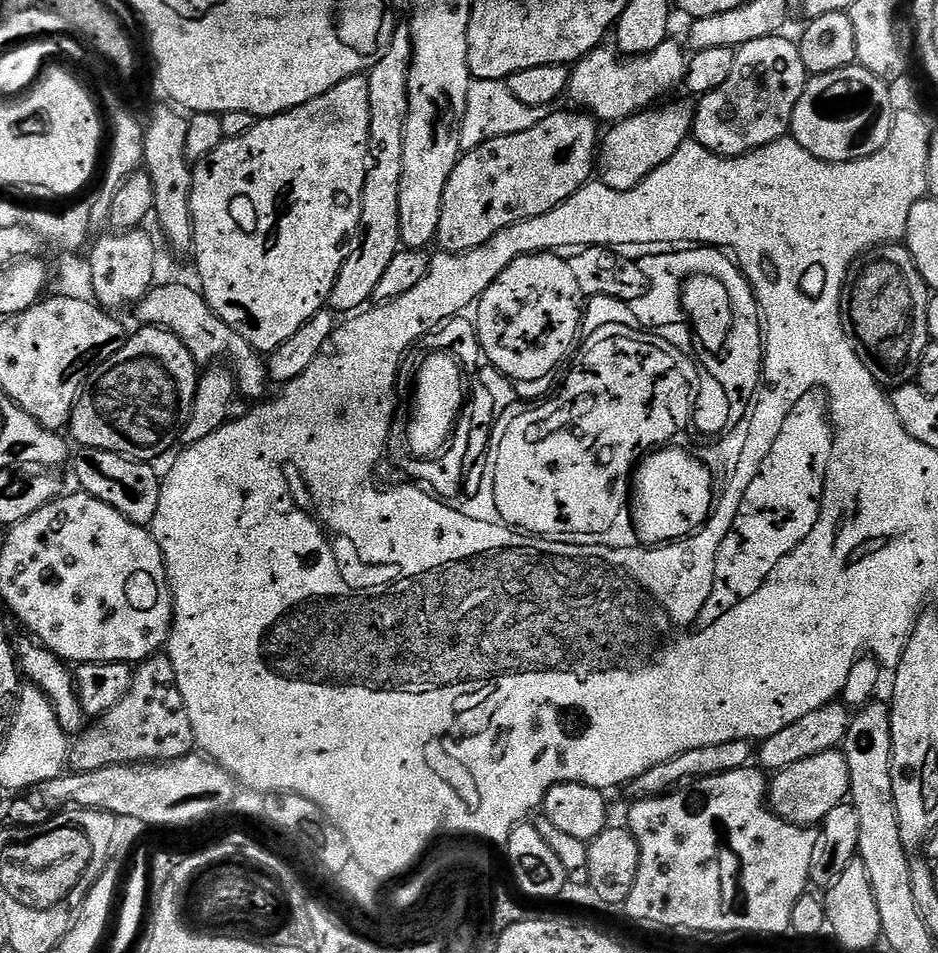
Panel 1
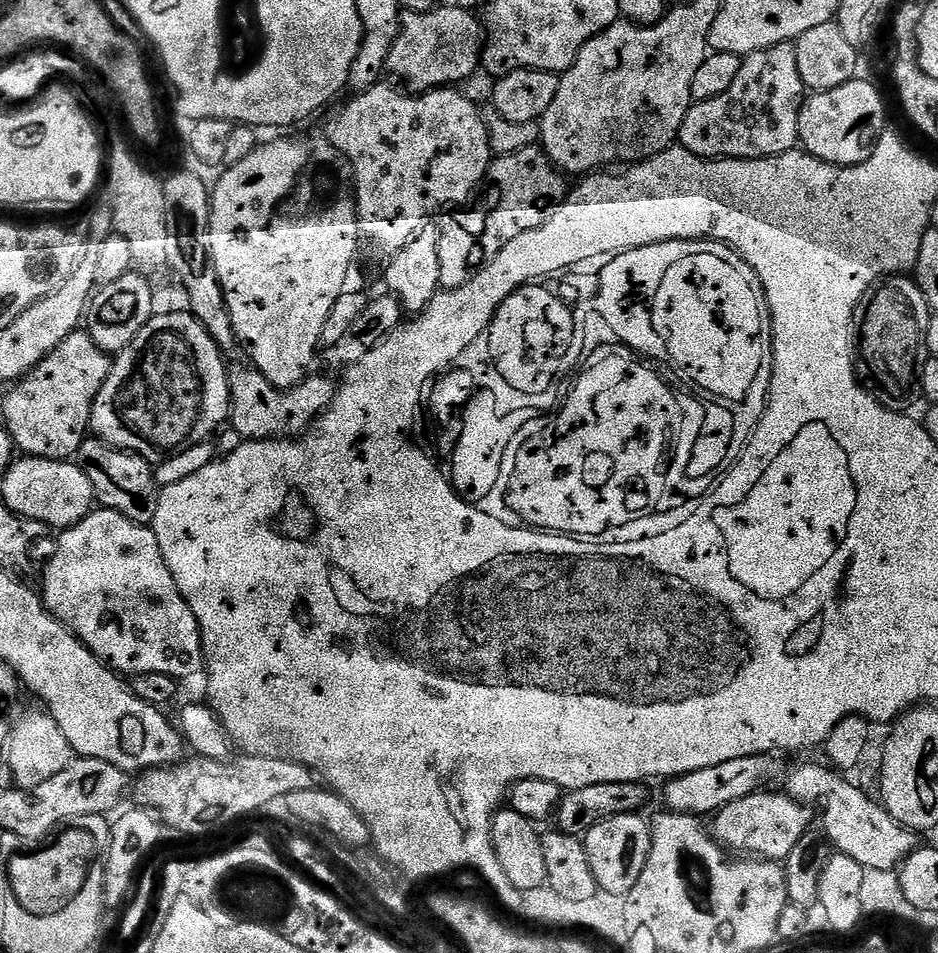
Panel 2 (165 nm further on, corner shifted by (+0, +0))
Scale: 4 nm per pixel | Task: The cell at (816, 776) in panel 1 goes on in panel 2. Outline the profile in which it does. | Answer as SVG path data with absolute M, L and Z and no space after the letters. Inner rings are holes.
M768 791L751 792L746 798L721 808L714 816L714 832L725 845L733 844L736 848L745 848L748 851L745 853L783 862L788 859L790 850L798 846L798 838L802 838L813 827L813 809L783 791Z

